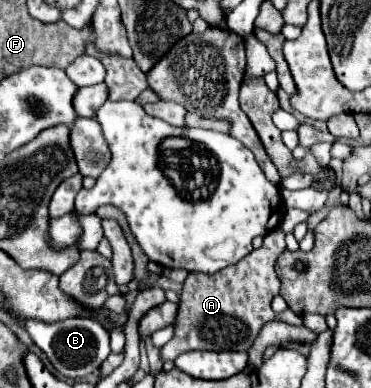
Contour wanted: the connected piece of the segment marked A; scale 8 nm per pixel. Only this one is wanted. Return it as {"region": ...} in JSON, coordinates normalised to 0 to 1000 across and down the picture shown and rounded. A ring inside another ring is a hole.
{"region":[[[736,590],[714,606],[709,631],[682,642],[671,662],[650,668],[639,683],[617,683],[574,709],[509,704],[482,771],[472,863],[445,894],[434,894],[434,930],[472,930],[477,915],[520,899],[666,905],[720,827],[763,825],[784,838],[817,838],[814,814],[784,796],[776,794],[763,809],[741,809],[730,796],[730,771],[752,755],[752,719],[736,683],[757,647],[768,647],[768,606],[757,590]]]}

